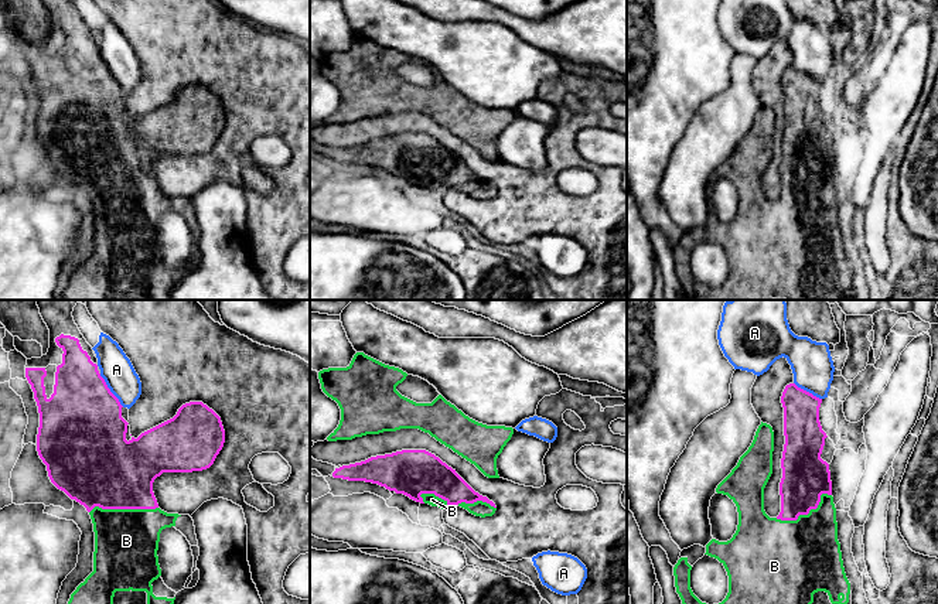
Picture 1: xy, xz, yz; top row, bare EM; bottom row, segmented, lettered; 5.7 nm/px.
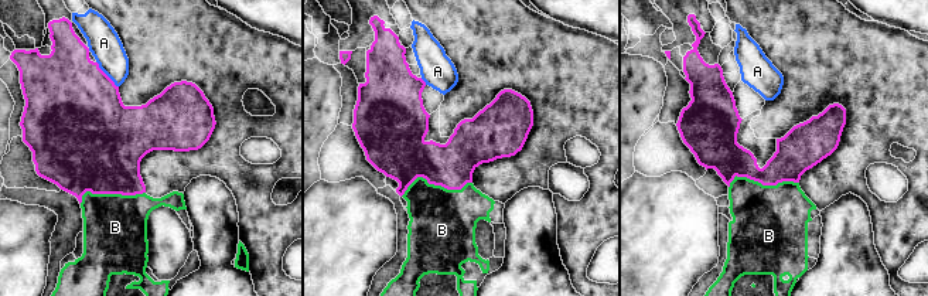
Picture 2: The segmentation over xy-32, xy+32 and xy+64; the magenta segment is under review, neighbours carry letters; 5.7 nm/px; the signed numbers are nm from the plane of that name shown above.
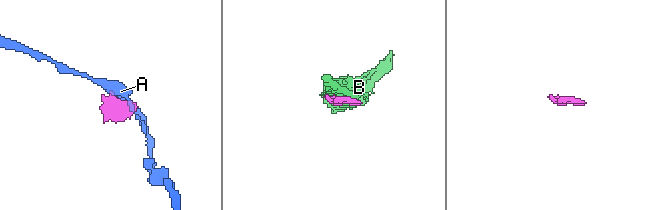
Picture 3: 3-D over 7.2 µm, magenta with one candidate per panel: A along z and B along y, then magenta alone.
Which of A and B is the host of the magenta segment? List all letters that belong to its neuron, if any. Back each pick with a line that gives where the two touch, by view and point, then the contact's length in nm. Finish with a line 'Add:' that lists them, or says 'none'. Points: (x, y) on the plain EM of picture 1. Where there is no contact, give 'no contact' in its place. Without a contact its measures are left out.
B: xy (123, 191) | 400 nm
Add: B

